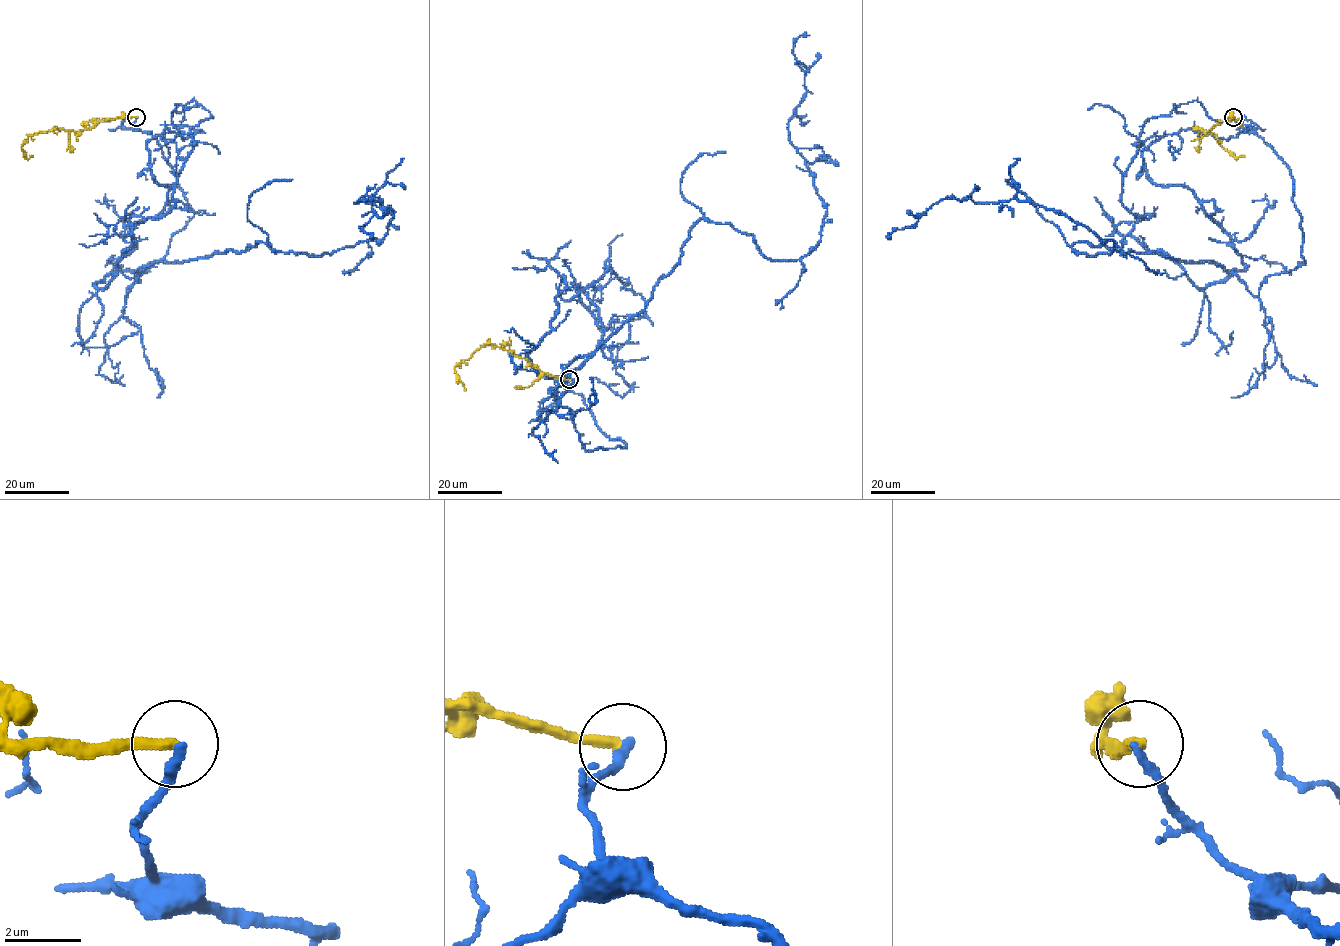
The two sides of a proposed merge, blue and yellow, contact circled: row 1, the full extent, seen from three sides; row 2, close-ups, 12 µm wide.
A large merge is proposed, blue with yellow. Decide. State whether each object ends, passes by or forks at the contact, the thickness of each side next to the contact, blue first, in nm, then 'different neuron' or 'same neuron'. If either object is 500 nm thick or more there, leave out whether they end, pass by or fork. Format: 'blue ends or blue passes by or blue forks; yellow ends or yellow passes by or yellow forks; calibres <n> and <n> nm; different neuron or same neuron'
blue ends; yellow ends; calibres 280 and 280 nm; different neuron

